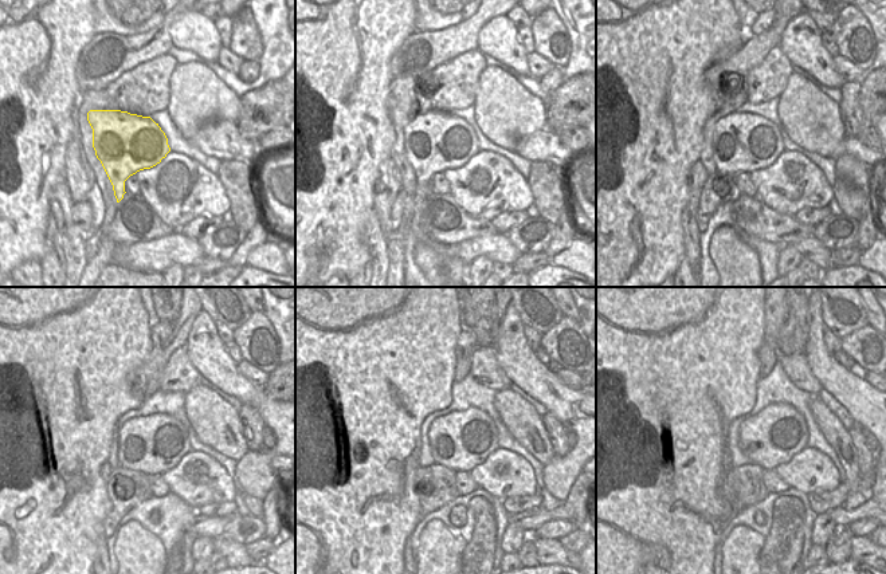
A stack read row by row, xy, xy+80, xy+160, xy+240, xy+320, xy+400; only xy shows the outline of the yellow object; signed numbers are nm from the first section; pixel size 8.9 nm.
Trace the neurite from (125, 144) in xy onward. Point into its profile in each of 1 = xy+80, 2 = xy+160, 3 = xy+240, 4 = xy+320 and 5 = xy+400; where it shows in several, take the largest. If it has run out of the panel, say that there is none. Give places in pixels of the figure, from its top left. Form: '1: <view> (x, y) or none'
1: xy+80 (435, 141)
2: xy+160 (741, 142)
3: xy+240 (153, 444)
4: xy+320 (462, 440)
5: xy+400 (771, 437)

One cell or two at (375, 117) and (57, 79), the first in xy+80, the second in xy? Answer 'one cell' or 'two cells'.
one cell

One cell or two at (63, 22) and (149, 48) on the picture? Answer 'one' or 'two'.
two

